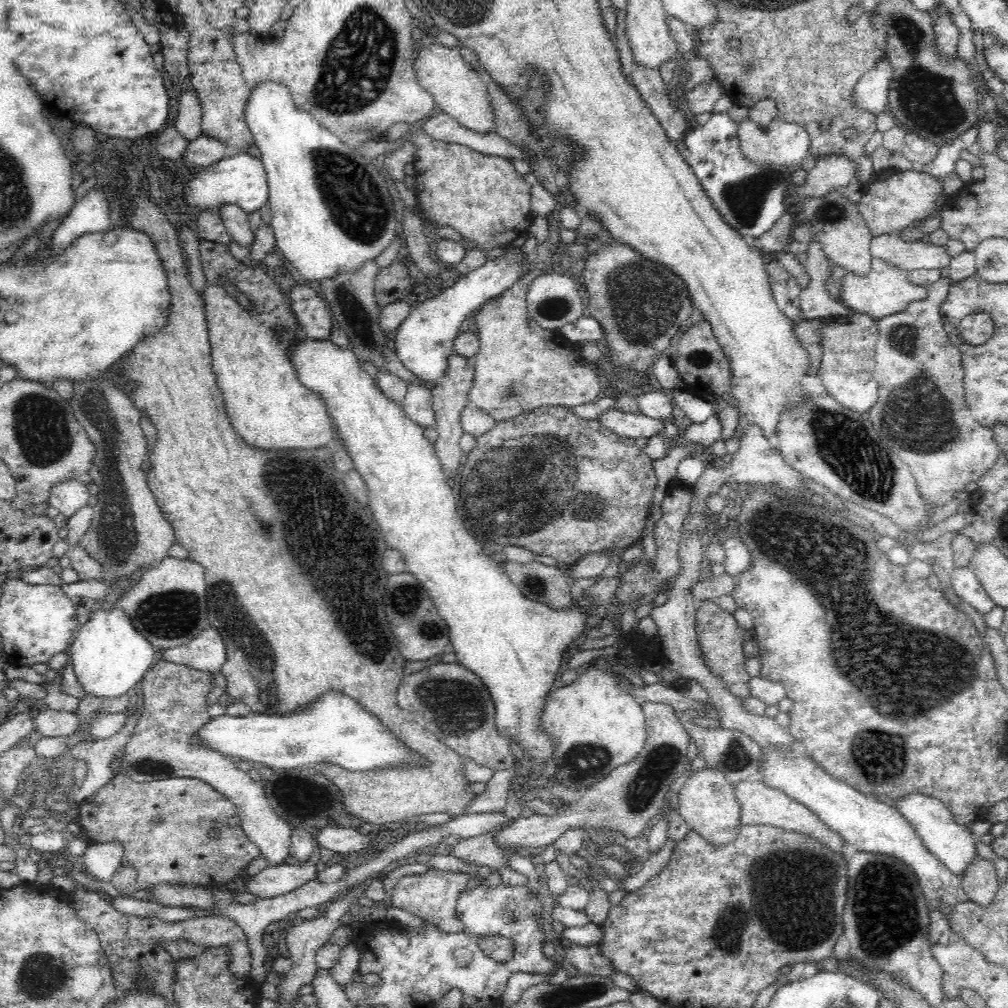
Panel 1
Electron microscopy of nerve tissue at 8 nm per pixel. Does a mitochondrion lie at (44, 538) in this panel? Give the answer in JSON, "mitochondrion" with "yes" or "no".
{"mitochondrion":"no"}

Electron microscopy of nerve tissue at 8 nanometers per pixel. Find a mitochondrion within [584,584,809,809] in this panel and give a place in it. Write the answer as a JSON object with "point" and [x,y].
{"point":[732,758]}

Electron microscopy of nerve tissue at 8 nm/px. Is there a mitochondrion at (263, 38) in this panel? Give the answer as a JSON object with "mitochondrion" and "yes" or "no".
{"mitochondrion":"no"}

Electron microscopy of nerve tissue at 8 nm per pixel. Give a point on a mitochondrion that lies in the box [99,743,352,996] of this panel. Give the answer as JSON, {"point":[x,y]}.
{"point":[137,970]}

